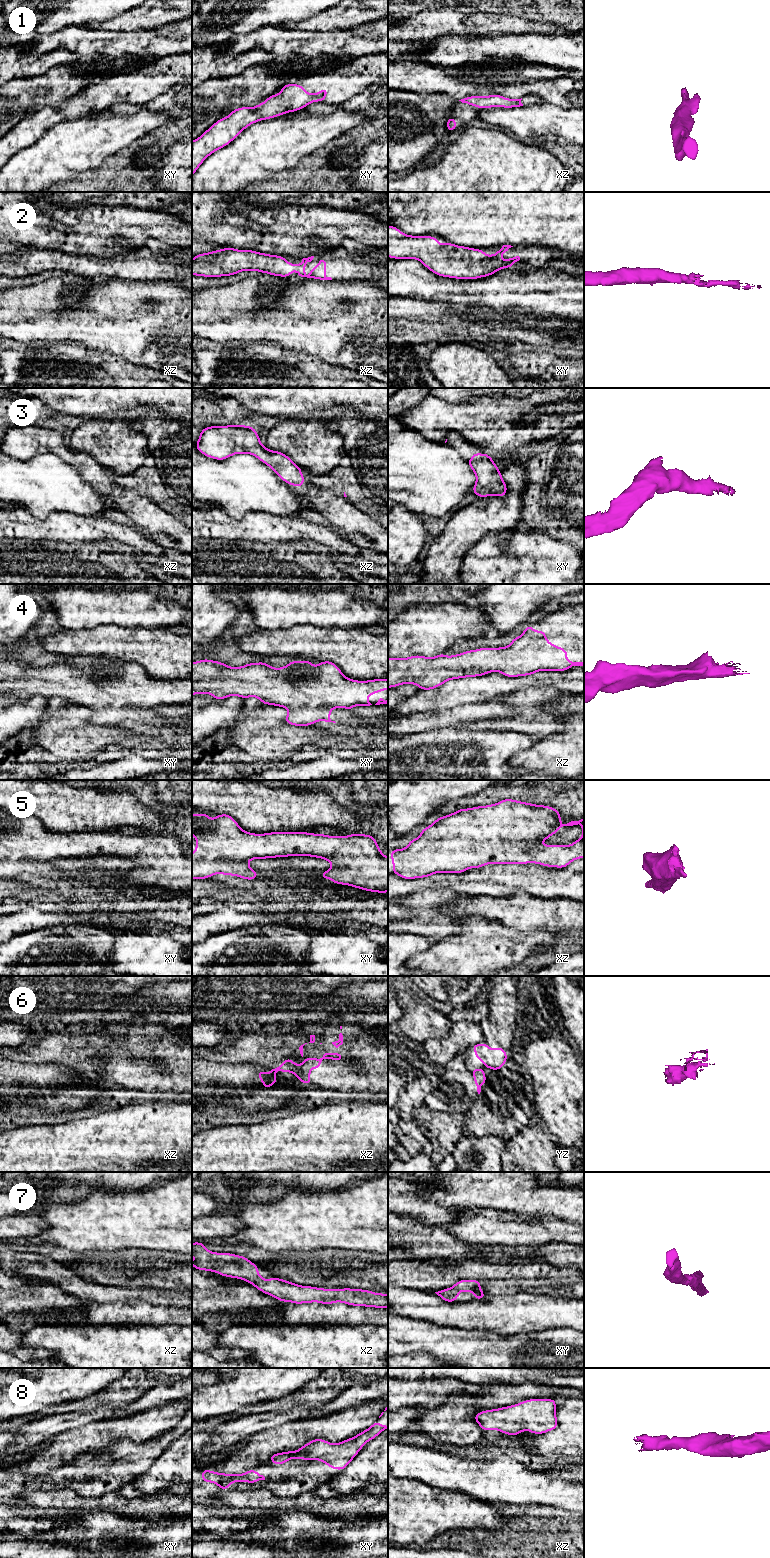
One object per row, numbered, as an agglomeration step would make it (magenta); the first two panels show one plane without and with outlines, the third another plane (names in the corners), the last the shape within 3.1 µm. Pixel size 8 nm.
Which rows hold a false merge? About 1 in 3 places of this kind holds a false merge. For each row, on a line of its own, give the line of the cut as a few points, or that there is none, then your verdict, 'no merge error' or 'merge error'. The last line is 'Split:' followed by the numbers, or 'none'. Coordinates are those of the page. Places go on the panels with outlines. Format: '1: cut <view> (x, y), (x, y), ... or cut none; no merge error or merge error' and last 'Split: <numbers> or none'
1: cut none; no merge error
2: cut none; no merge error
3: cut none; no merge error
4: cut none; no merge error
5: cut none; no merge error
6: cut xz (271, 1068), (275, 1070); merge error
7: cut none; no merge error
8: cut none; no merge error
Split: 6

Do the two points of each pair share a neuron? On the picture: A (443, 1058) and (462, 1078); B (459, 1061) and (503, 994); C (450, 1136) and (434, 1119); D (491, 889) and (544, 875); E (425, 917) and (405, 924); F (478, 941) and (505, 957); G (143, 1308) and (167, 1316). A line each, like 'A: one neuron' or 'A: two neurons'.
A: two neurons
B: two neurons
C: one neuron
D: one neuron
E: one neuron
F: one neuron
G: one neuron

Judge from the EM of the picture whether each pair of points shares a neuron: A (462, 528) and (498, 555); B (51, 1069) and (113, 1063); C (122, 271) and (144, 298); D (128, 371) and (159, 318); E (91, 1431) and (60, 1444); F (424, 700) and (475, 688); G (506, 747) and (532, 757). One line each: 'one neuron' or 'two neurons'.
A: two neurons
B: two neurons
C: two neurons
D: two neurons
E: one neuron
F: one neuron
G: two neurons

